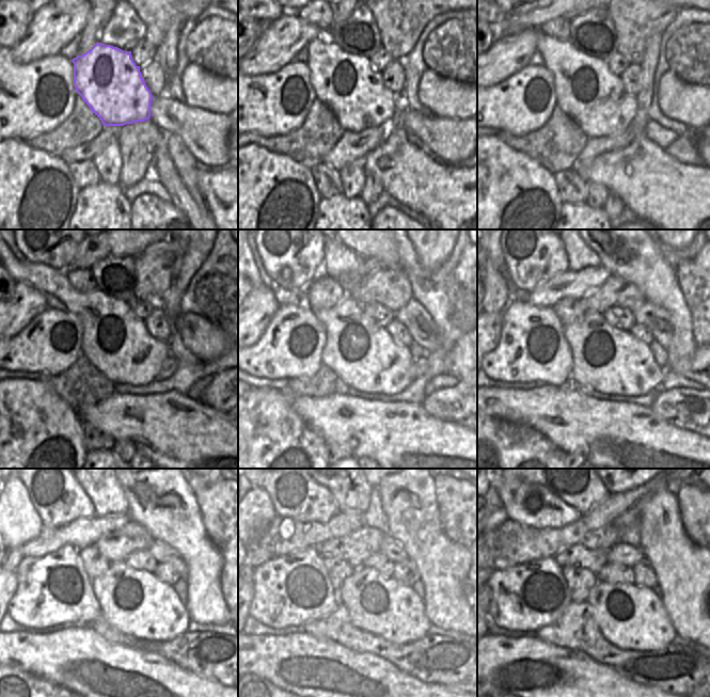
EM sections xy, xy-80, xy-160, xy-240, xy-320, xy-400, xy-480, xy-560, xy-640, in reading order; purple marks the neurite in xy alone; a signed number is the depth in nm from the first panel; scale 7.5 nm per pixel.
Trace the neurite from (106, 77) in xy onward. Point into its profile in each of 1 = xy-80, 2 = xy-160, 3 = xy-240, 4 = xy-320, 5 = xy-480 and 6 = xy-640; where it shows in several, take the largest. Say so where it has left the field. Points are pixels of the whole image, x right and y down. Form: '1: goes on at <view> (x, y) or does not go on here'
1: goes on at xy-80 (347, 84)
2: goes on at xy-160 (586, 90)
3: goes on at xy-240 (114, 341)
4: goes on at xy-320 (365, 357)
5: goes on at xy-480 (135, 602)
6: goes on at xy-640 (632, 618)

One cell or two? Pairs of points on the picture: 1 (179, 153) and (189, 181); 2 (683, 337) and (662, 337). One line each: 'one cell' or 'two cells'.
1: one cell
2: two cells

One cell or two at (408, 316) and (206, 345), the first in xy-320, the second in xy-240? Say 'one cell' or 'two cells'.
one cell

